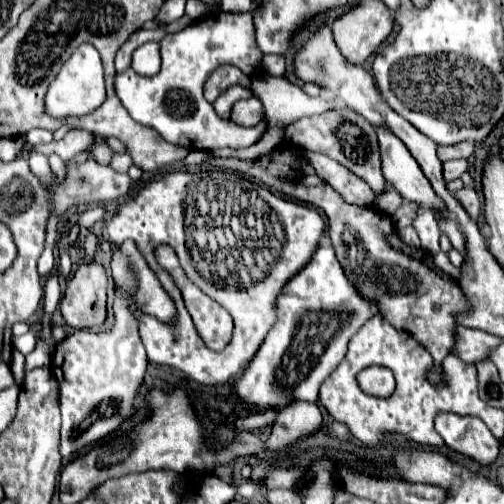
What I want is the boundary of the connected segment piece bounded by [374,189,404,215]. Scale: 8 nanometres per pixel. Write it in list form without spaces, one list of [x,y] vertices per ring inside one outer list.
[[[390,189],[388,193],[378,193],[376,195],[376,201],[374,201],[374,207],[378,205],[382,211],[386,211],[386,213],[396,213],[396,209],[400,207],[404,203],[404,199],[400,199],[398,195],[396,195],[396,189]]]

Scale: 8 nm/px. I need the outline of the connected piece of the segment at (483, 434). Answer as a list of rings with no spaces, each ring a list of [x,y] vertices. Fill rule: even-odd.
[[[440,413],[436,417],[436,431],[446,441],[446,447],[466,455],[480,465],[494,463],[498,457],[500,443],[480,419]]]

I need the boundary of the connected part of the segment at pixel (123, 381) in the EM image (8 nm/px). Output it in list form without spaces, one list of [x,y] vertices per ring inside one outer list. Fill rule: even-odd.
[[[116,289],[113,309],[116,325],[110,331],[74,331],[56,345],[56,353],[52,357],[52,367],[60,381],[60,455],[64,459],[70,459],[80,449],[118,431],[120,425],[136,411],[134,401],[142,387],[148,361],[136,329],[138,319],[128,306],[128,291]]]

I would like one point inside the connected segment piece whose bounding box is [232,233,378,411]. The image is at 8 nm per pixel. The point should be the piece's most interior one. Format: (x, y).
(319, 311)

